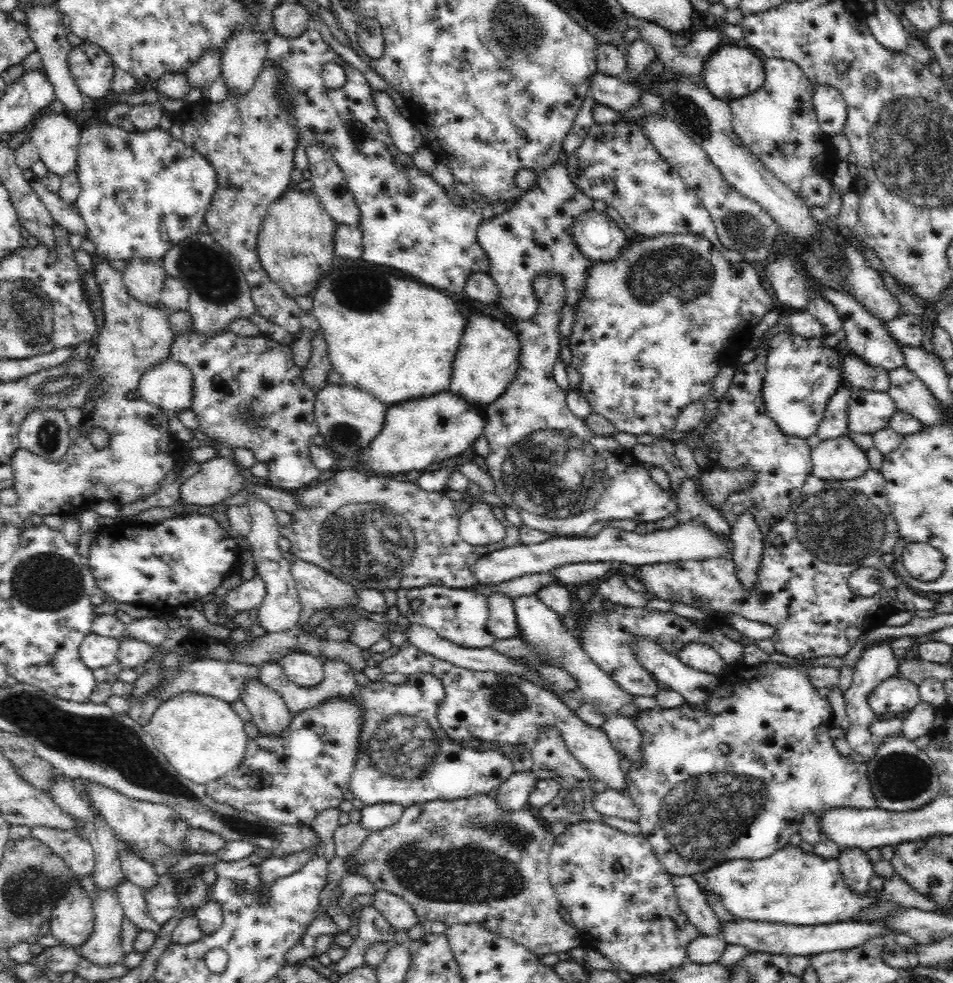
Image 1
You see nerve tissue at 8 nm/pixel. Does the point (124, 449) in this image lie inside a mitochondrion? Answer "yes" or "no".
no

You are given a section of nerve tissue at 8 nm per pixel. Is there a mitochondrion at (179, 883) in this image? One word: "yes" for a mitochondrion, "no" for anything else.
no

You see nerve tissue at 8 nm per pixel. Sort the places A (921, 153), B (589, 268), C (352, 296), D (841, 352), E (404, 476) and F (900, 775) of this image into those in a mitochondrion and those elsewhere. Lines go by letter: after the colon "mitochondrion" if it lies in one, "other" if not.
A: mitochondrion
B: other
C: mitochondrion
D: other
E: other
F: mitochondrion

